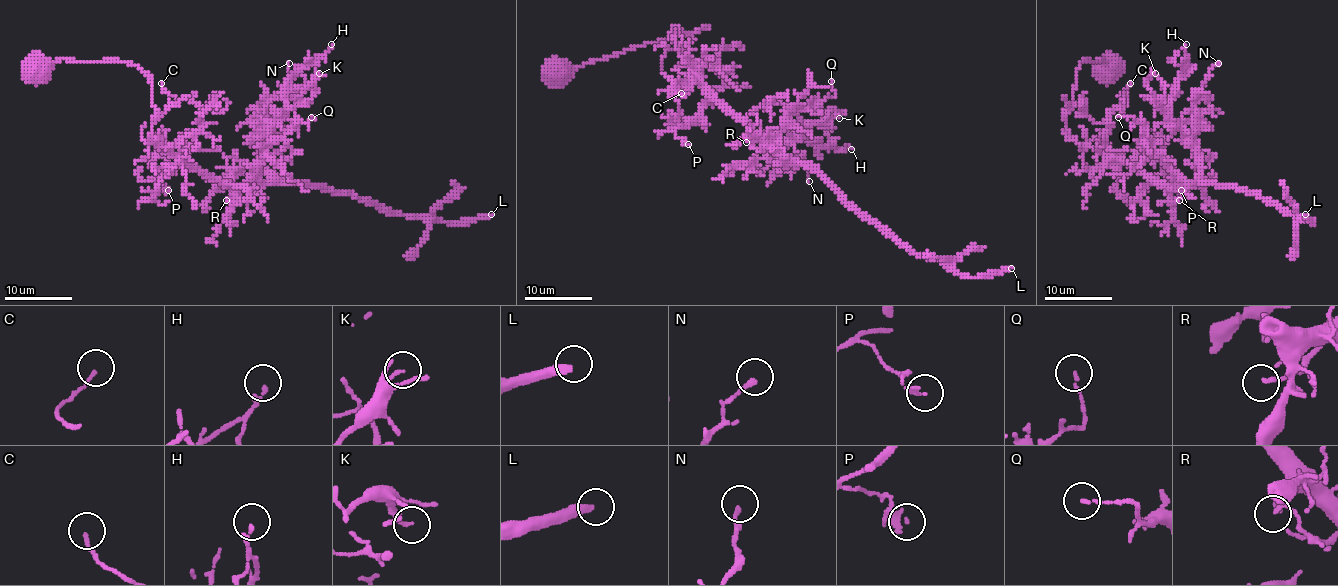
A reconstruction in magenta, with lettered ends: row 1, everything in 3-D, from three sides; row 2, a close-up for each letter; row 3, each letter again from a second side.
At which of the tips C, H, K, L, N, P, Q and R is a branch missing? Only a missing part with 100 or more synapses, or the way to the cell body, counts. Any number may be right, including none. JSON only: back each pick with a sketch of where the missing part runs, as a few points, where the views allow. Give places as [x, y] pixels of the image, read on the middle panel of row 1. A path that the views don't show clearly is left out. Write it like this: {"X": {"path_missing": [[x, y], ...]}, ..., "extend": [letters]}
{"extend": ["L"]}

